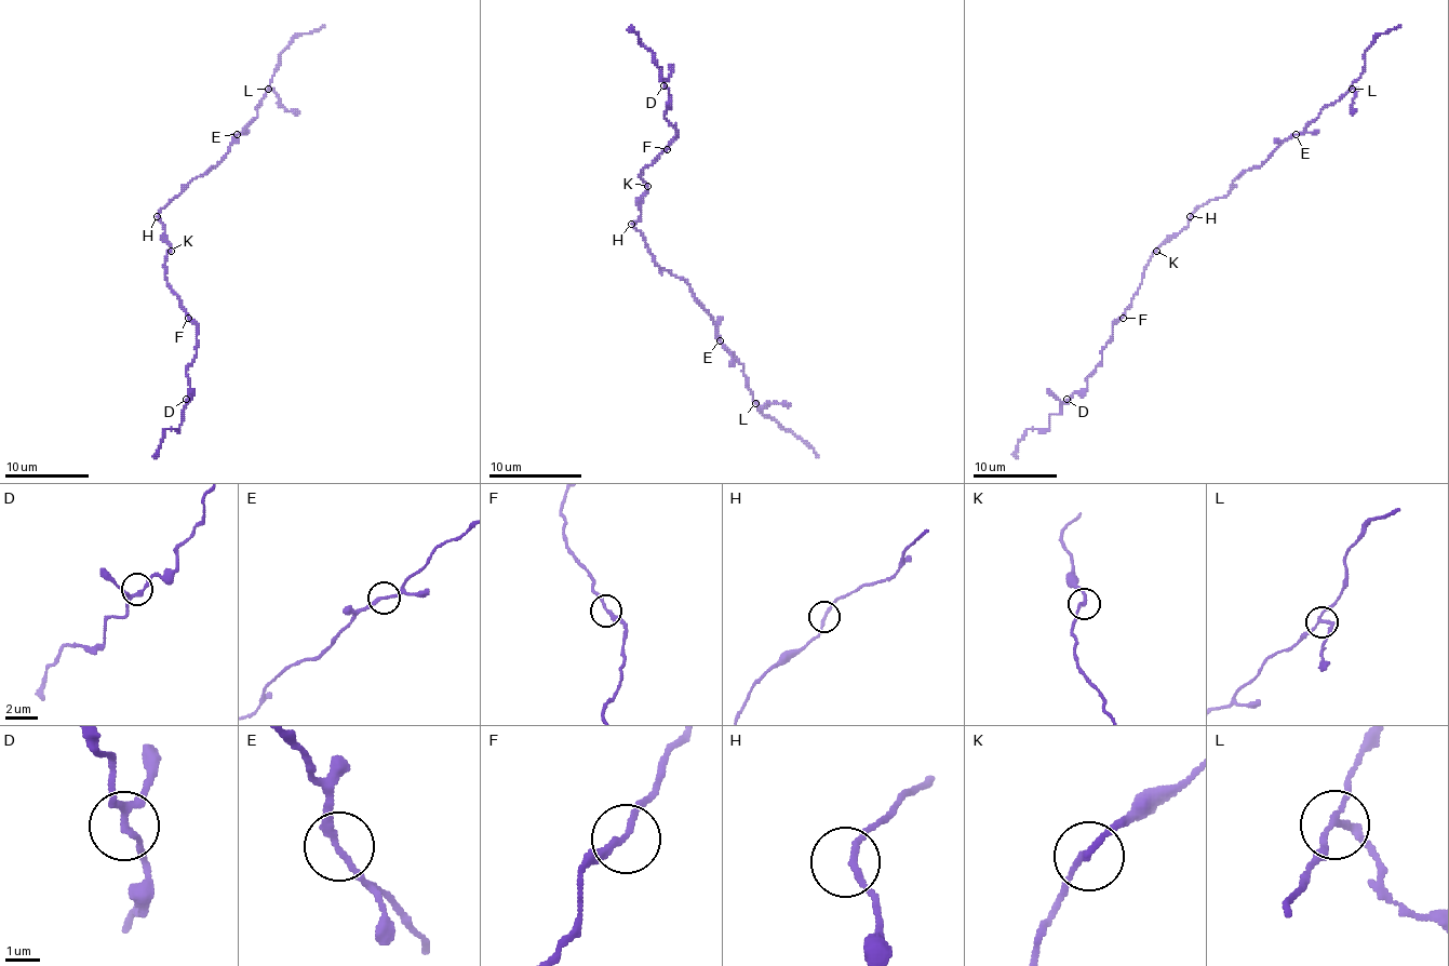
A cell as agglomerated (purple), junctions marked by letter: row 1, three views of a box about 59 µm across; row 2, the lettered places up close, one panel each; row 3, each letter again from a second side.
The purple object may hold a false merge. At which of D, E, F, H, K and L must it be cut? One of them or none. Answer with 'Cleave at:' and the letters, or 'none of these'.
Cleave at: L

